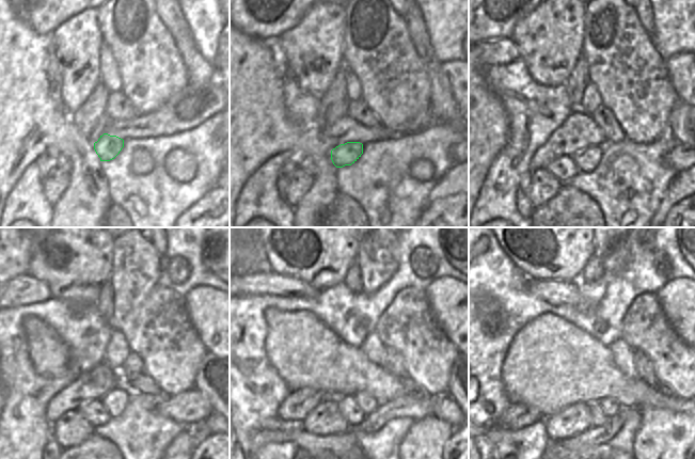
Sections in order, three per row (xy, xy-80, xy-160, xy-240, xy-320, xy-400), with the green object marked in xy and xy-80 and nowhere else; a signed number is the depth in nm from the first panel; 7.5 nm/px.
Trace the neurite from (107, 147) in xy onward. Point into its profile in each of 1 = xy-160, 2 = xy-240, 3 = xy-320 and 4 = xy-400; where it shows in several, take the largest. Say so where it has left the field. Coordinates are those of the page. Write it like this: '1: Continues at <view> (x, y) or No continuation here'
1: Continues at xy-160 (586, 160)
2: Continues at xy-240 (115, 399)
3: Continues at xy-320 (367, 404)
4: Continues at xy-400 (610, 406)

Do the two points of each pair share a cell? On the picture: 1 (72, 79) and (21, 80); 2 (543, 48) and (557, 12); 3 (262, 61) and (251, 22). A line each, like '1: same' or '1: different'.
1: different
2: same
3: different

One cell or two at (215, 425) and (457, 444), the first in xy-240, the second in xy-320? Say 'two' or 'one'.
two

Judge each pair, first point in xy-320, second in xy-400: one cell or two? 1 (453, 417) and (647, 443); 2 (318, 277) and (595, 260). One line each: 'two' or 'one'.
1: two
2: two

